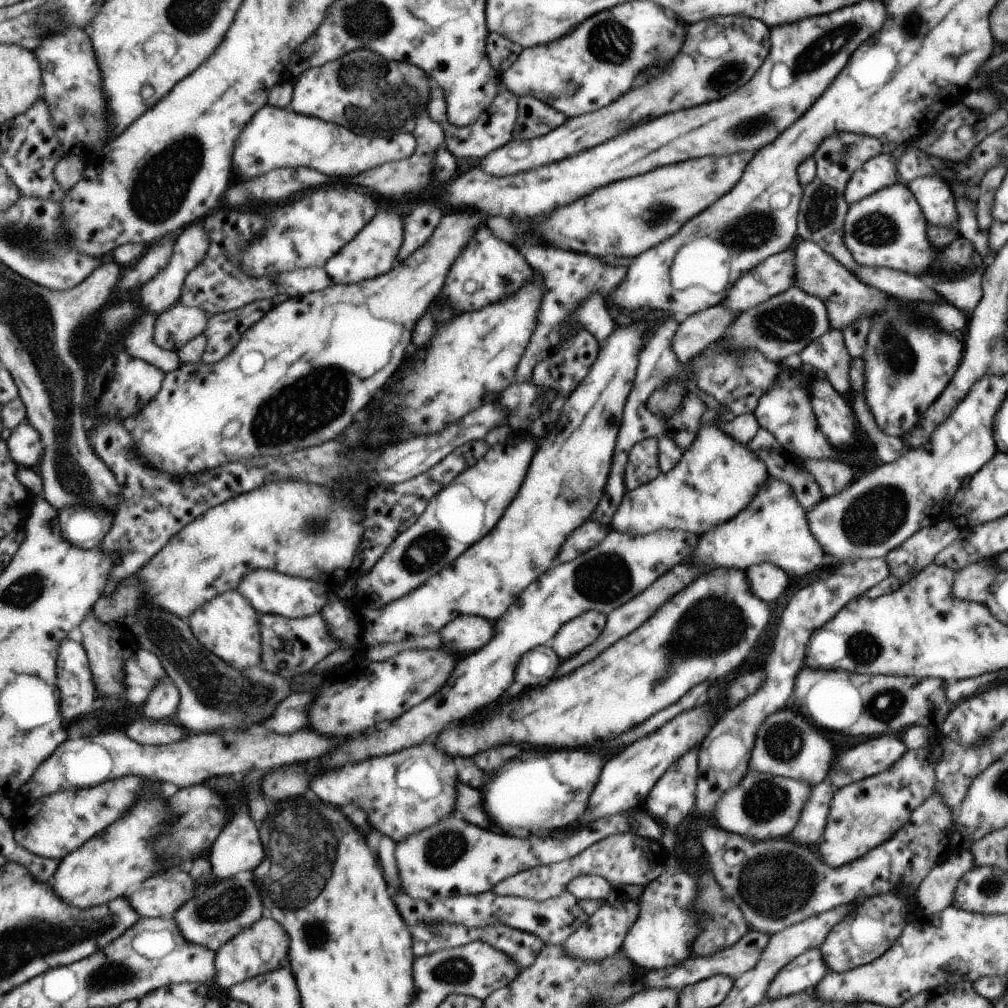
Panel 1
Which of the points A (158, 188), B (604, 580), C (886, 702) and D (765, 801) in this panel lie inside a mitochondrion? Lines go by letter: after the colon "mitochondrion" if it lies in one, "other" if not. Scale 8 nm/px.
A: mitochondrion
B: mitochondrion
C: mitochondrion
D: mitochondrion

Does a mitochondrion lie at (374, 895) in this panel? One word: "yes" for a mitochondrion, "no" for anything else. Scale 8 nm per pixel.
no

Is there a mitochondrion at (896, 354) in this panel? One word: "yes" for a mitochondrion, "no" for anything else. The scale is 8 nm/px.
yes

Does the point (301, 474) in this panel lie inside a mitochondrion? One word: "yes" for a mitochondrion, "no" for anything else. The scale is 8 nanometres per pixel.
no

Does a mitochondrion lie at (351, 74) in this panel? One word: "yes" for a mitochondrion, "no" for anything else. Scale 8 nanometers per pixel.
yes

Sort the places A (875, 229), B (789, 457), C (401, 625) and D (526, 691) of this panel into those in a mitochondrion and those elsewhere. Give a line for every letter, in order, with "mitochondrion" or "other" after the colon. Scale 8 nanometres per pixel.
A: mitochondrion
B: other
C: other
D: other

